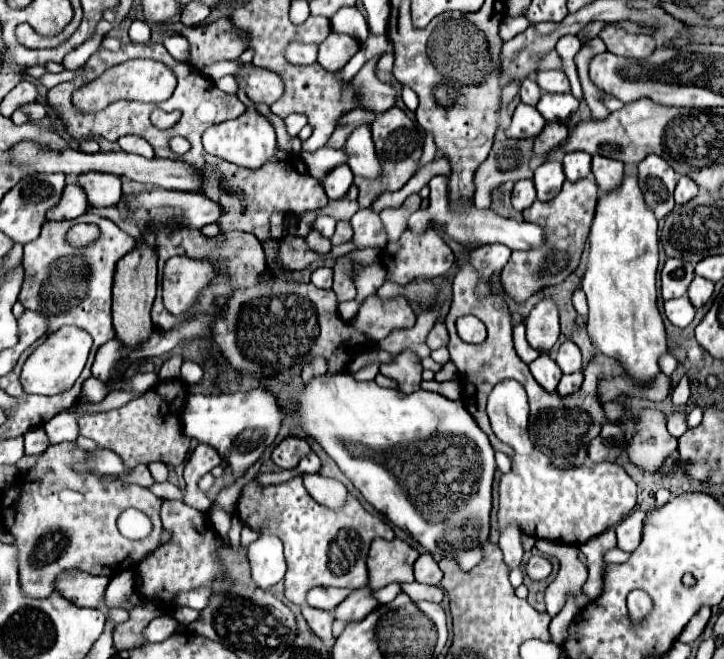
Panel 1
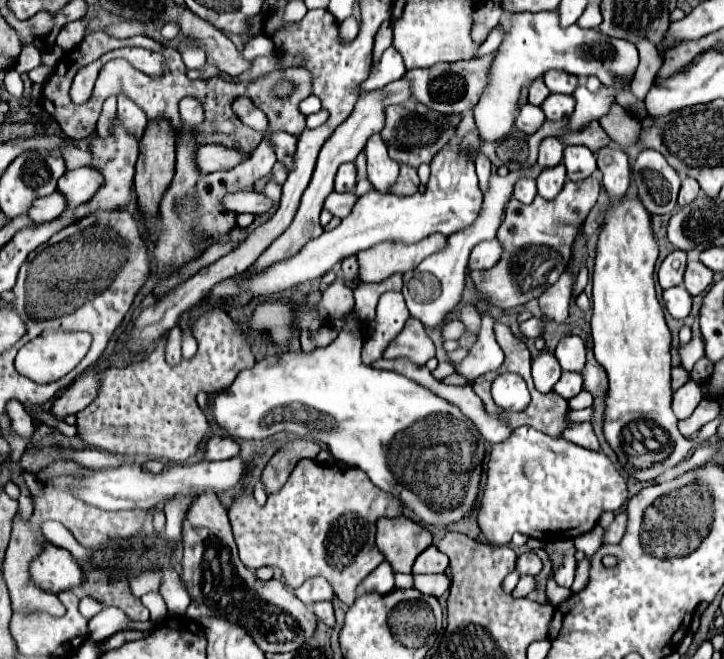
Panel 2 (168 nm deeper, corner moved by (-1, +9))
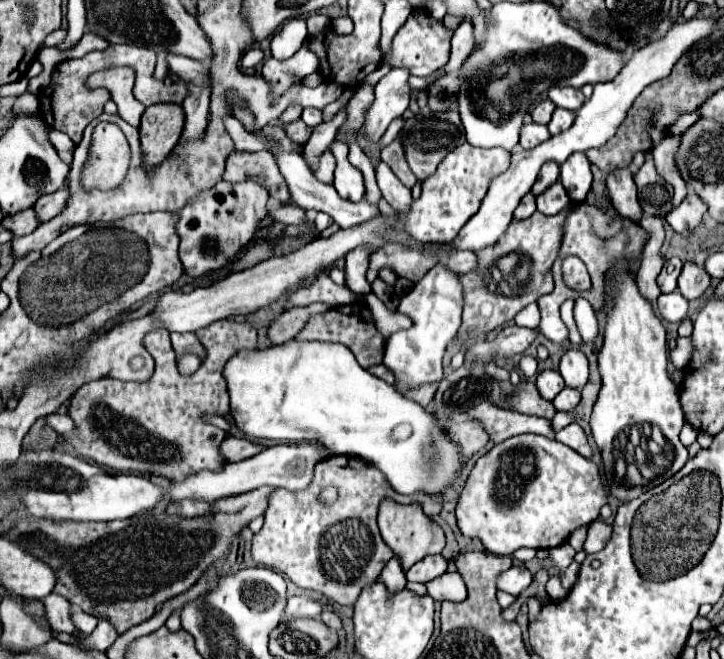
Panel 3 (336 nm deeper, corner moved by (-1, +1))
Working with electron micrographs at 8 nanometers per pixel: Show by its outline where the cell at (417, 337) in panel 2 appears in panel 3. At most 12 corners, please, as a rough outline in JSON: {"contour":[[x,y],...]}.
{"contour":[[372,292],[370,306],[376,328],[384,338],[410,328],[412,320],[398,310],[388,310]]}

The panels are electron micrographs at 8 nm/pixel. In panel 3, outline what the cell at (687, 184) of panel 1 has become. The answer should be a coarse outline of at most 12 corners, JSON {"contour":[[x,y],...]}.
{"contour":[[696,194],[666,216],[676,234],[686,238],[702,226],[706,204]]}

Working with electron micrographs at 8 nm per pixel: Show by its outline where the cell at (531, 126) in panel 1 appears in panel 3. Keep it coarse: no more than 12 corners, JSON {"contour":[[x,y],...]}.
{"contour":[[524,124],[520,146],[524,150],[550,138],[546,126]]}

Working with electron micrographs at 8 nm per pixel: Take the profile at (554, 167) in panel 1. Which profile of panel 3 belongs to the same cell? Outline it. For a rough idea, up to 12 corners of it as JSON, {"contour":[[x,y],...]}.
{"contour":[[560,182],[536,197],[537,211],[554,216],[570,206]]}

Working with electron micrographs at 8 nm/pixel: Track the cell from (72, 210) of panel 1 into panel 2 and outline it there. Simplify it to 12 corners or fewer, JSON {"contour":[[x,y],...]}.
{"contour":[[56,190],[36,200],[28,216],[36,224],[50,222],[66,210],[66,198]]}

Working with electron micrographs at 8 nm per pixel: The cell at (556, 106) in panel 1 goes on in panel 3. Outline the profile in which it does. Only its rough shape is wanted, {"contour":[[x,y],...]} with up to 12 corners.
{"contour":[[556,108],[548,130],[552,136],[574,124],[574,112]]}

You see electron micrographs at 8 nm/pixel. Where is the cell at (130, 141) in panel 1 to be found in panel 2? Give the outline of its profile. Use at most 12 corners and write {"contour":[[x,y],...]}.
{"contour":[[120,95],[117,115],[140,142],[148,124],[146,114]]}

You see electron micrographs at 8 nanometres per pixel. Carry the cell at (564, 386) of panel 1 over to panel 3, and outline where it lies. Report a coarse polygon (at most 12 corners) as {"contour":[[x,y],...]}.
{"contour":[[564,390],[552,400],[560,412],[570,412],[580,402],[580,390]]}

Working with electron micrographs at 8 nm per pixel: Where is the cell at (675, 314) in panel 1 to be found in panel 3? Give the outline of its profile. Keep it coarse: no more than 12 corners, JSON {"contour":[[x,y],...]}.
{"contour":[[678,290],[660,294],[658,310],[668,322],[682,322],[688,300]]}

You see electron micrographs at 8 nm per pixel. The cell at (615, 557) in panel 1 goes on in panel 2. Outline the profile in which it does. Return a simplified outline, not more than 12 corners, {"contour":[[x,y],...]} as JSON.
{"contour":[[604,528],[574,538],[574,546],[592,556],[604,544]]}

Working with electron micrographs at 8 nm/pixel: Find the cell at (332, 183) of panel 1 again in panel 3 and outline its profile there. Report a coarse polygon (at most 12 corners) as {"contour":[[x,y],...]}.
{"contour":[[334,140],[334,188],[340,198],[360,202],[364,178],[348,162],[348,144]]}

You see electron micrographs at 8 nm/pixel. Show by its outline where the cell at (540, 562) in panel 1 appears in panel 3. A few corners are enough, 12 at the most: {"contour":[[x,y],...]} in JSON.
{"contour":[[512,566],[498,576],[502,592],[518,596],[530,586],[532,574]]}

